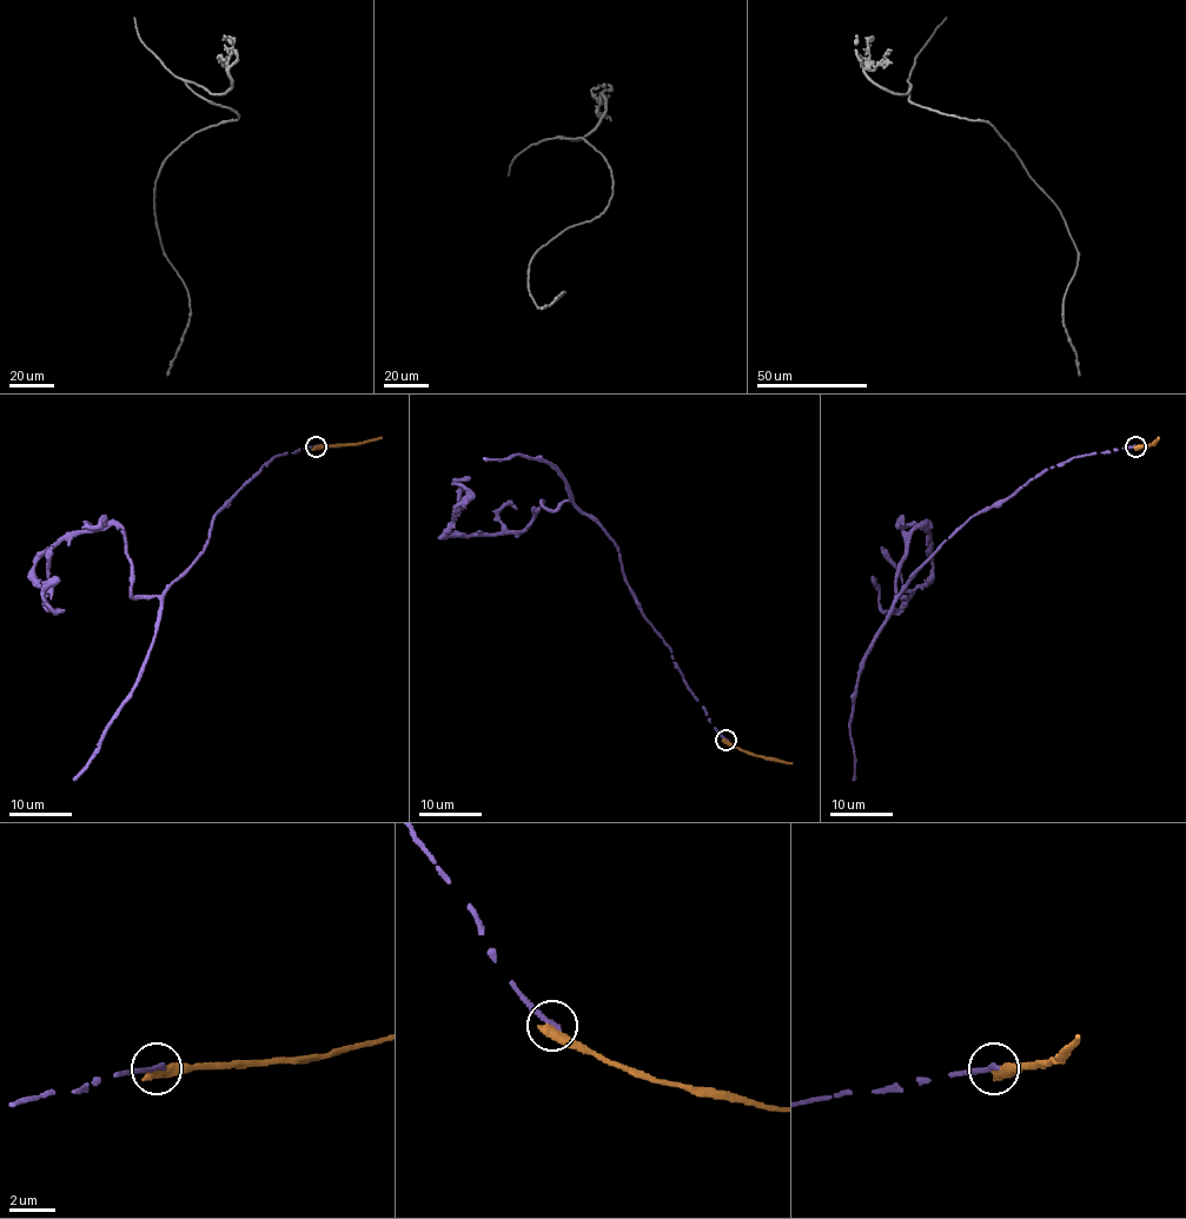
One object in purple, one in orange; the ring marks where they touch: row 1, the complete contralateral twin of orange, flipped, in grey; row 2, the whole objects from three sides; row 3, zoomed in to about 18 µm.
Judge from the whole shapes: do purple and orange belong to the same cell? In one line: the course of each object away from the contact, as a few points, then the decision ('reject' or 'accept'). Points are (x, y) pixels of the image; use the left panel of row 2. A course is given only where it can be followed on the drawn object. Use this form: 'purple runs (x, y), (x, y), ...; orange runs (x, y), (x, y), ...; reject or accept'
purple runs (316, 446), (263, 465), (160, 595), (132, 595), (113, 524), (39, 557), (48, 610), (59, 580); orange runs (316, 446), (364, 443), (382, 437); reject

